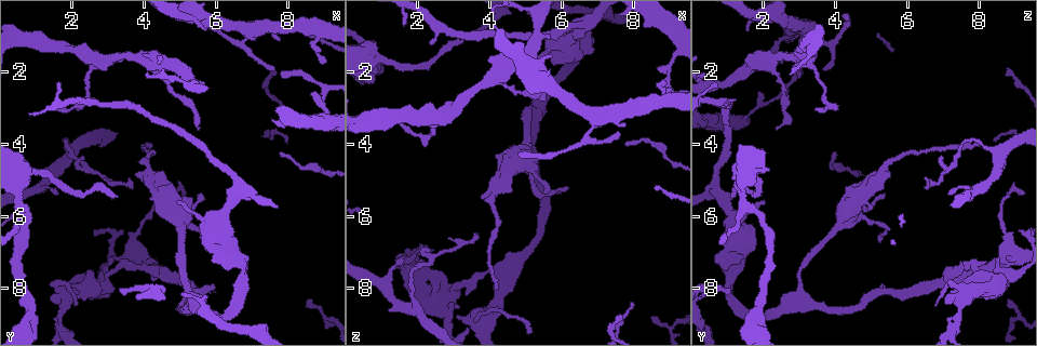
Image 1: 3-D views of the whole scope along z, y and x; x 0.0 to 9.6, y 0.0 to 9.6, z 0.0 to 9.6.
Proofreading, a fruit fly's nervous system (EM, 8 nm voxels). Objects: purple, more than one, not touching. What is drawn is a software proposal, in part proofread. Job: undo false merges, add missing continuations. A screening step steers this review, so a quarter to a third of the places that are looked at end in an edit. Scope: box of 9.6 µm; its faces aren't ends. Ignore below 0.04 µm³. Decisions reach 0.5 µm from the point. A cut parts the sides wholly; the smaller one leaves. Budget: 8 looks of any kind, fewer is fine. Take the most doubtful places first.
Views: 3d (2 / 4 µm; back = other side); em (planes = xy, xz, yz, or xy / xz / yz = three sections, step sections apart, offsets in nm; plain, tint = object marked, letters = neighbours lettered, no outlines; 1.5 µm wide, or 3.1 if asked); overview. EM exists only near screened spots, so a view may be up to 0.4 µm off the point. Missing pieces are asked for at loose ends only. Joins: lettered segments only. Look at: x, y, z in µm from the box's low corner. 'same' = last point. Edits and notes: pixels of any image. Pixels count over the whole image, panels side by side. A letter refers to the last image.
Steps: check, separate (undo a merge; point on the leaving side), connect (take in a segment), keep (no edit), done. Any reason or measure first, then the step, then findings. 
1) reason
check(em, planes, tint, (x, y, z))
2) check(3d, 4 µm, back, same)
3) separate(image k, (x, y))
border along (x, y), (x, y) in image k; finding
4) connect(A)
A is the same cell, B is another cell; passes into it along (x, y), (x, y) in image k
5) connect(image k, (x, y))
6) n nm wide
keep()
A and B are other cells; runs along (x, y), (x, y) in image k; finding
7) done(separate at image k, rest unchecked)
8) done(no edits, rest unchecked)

an open end
check(em, yz, step 4, letters, (4.90, 5.70, 2.05))

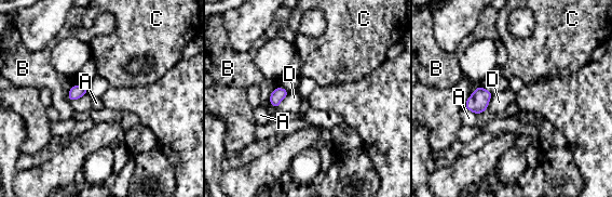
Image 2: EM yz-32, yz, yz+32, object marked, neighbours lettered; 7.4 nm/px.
another direction
check(em, planes, letters, same)

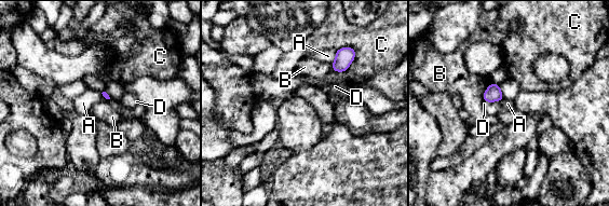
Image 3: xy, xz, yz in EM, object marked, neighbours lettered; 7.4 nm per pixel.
keep()
A, B, C and D are other cells; border along (336, 51), (336, 57), (330, 65) in image 3; none of them fits

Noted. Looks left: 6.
abrupt turn
check(em, yz, step 8, tint, (0.75, 8.90, 1.65))

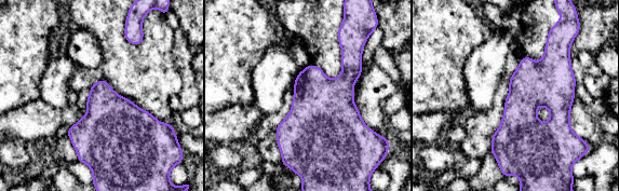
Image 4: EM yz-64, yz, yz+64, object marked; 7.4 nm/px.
check(em, planes, letters, same)

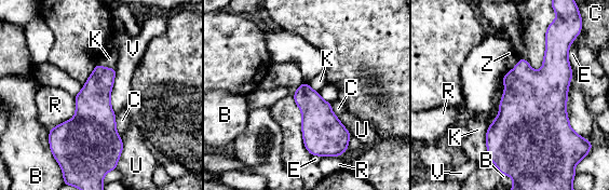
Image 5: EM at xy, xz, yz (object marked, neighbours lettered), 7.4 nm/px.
keep()
B, C, E, K, R, U, V and Z are other cells; border along (114, 114), (116, 132), (120, 137) in image 5; all the same neuron

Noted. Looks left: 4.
branch stops here
check(em, planes, letters, (8.90, 1.75, 2.55))

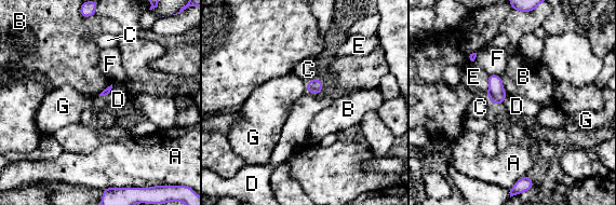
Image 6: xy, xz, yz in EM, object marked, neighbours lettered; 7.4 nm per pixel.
B touches over 160 nm
keep()
A, B, C, D, E, F and G are other cells; none of them fits

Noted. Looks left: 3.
done(no edits, rest unchecked)

